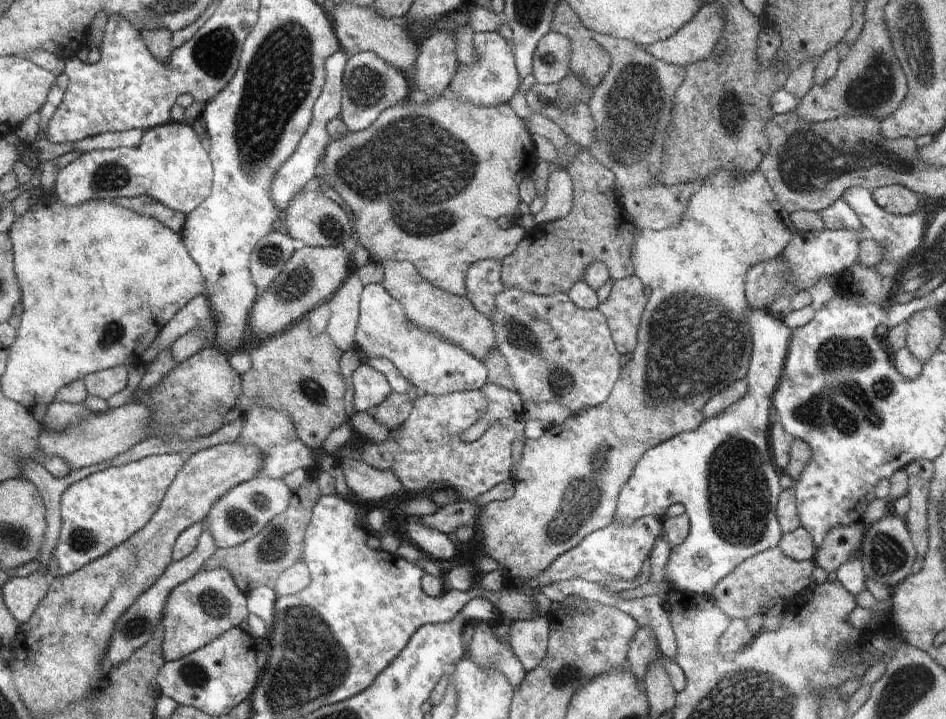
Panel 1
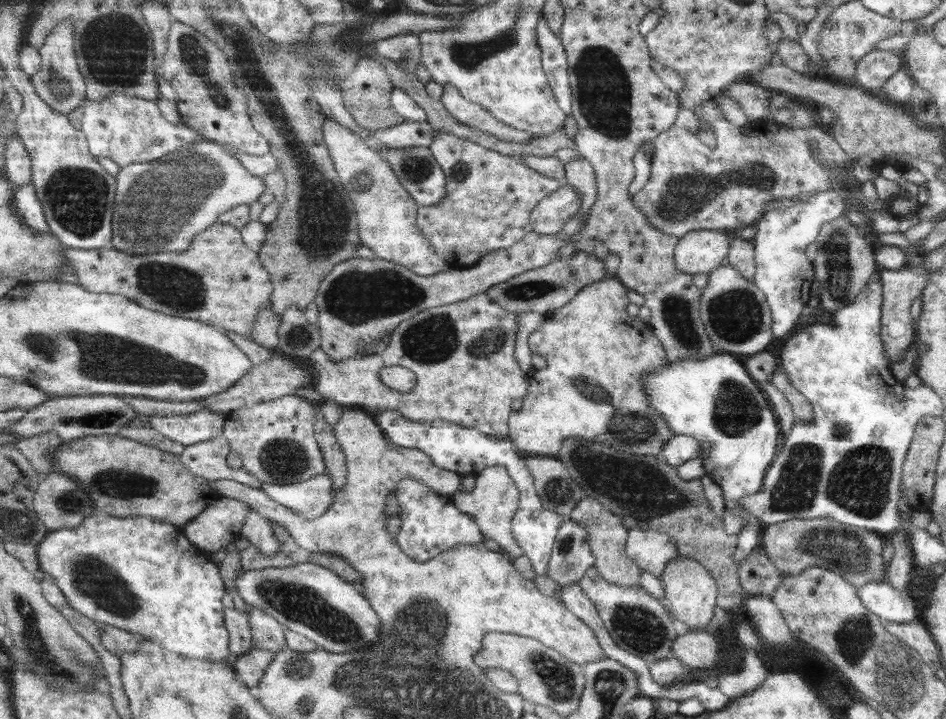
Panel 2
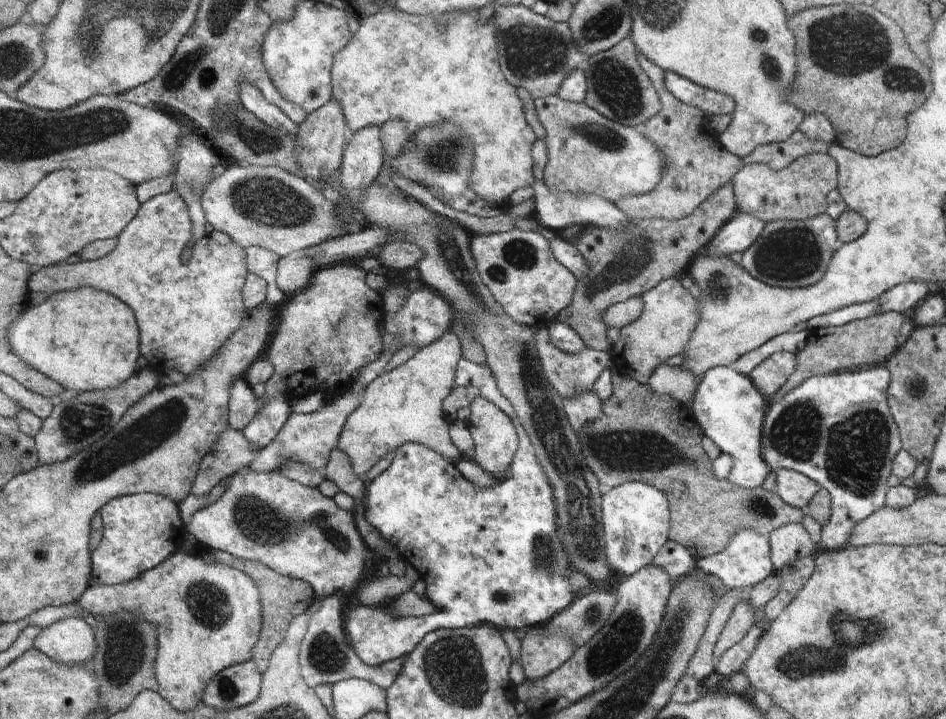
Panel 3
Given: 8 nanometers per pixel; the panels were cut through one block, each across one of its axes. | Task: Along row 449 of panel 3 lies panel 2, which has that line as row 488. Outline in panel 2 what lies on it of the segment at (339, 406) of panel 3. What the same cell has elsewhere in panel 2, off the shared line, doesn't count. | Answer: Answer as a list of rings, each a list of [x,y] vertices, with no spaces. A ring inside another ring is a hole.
[[[318,473],[303,482],[285,486],[262,482],[261,484],[262,491],[270,499],[308,520],[322,516],[334,502],[335,487],[328,473]]]

